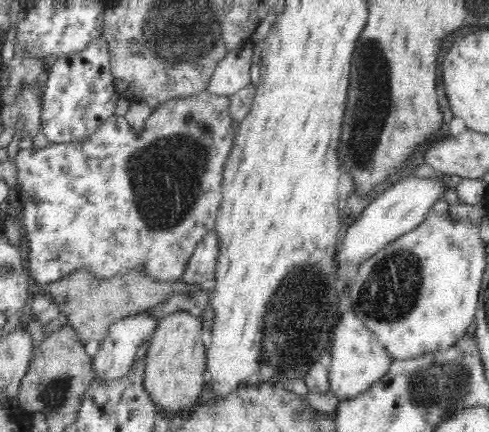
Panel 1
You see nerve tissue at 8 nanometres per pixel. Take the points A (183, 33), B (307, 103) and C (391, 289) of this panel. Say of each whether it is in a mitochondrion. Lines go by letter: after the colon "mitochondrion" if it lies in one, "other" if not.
A: mitochondrion
B: other
C: mitochondrion

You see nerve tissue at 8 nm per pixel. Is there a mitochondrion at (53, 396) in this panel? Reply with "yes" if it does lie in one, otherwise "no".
yes

